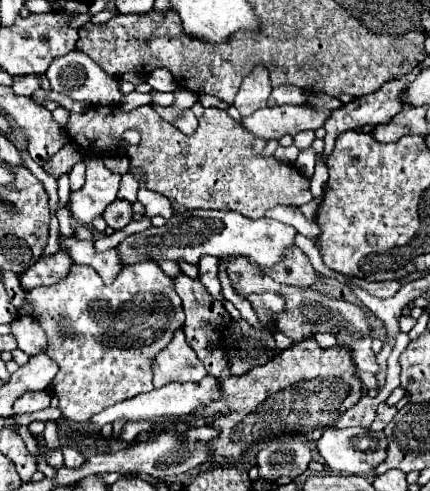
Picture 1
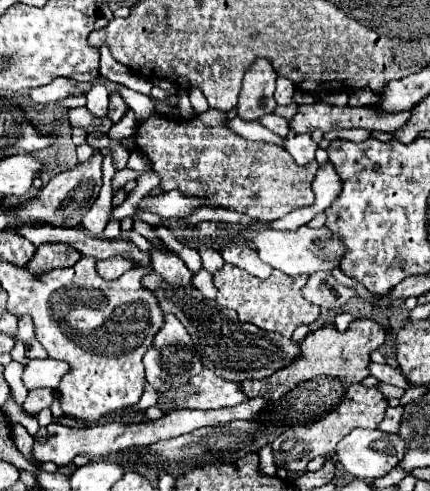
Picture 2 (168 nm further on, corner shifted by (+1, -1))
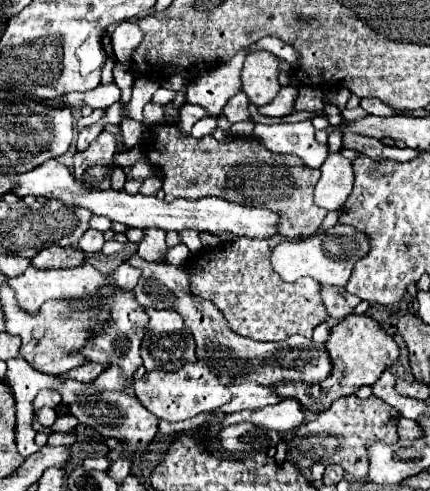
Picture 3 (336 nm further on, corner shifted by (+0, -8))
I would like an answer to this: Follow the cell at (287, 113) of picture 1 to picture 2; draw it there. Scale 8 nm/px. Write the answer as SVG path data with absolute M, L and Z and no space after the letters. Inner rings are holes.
M311 103L299 107L299 113L289 121L289 127L297 133L311 133L315 129L353 129L361 127L367 131L397 131L409 121L411 111L387 113L375 107L335 107L327 103Z

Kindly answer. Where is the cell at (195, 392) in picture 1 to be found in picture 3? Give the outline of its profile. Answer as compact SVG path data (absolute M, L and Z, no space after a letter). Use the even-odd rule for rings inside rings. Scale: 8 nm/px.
M234 384L228 386L232 400L226 402L222 406L224 414L232 414L232 412L240 412L246 408L264 408L268 404L276 404L280 402L280 396L276 396L274 388L270 386L260 386L260 384Z

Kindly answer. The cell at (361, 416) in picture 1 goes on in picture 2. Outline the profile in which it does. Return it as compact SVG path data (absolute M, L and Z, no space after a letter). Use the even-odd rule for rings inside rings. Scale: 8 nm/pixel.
M361 383L351 385L345 393L345 399L341 401L341 405L327 413L325 417L319 417L317 421L309 423L309 425L297 425L297 427L289 427L285 433L281 433L275 441L273 441L273 457L275 457L275 465L285 469L285 471L305 471L307 463L319 455L327 457L331 453L335 453L337 443L349 435L355 427L367 427L367 429L377 429L377 425L383 421L385 417L385 409L389 407L387 399L383 397L383 393L377 387L363 387Z

